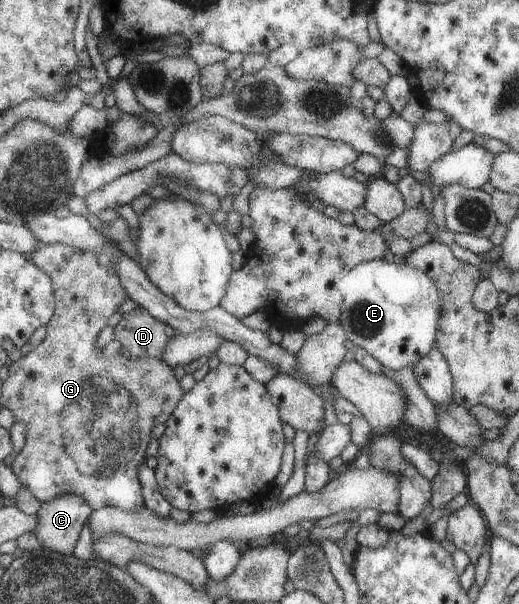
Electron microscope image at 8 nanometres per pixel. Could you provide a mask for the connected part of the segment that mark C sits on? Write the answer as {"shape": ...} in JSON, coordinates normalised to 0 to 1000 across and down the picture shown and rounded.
{"shape":[[[141,815],[83,831],[69,849],[73,853],[73,868],[64,879],[79,897],[79,907],[131,921],[141,919],[143,906],[150,899],[150,889],[158,882],[158,873],[179,846],[181,843],[164,829],[160,821]]]}

